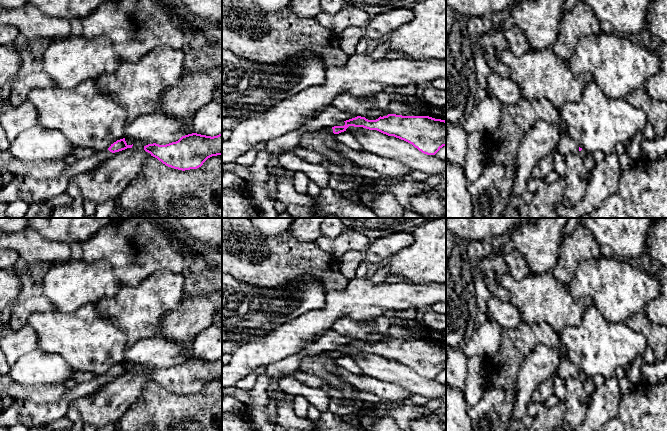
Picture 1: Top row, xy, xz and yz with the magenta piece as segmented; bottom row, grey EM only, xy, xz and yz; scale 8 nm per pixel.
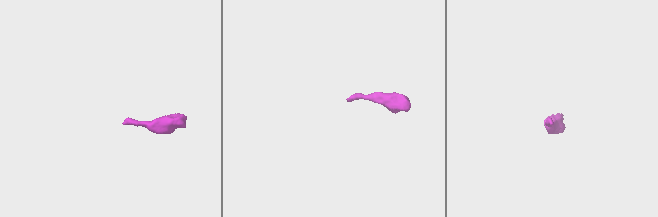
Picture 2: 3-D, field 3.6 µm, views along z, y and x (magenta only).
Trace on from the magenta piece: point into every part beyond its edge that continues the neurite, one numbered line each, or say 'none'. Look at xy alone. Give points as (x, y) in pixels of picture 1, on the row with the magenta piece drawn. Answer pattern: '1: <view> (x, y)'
1: xy (21, 188)

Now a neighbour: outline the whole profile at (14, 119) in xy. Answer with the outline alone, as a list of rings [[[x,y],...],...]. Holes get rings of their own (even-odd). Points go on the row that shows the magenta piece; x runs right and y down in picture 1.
[[[0,96],[0,124],[8,140],[12,142],[21,132],[38,125],[38,112],[28,101],[20,106],[13,106]]]

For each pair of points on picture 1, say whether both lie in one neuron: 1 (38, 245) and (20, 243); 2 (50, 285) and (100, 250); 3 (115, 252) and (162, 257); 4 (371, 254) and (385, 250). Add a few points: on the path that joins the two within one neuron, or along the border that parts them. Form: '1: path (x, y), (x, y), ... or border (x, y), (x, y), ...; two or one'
1: path (34, 245), (24, 243); one
2: border (82, 260), (94, 262), (106, 259), (108, 261); two
3: path (127, 262), (130, 265), (141, 268), (150, 259); one
4: path (374, 254), (378, 250), (382, 250); one

